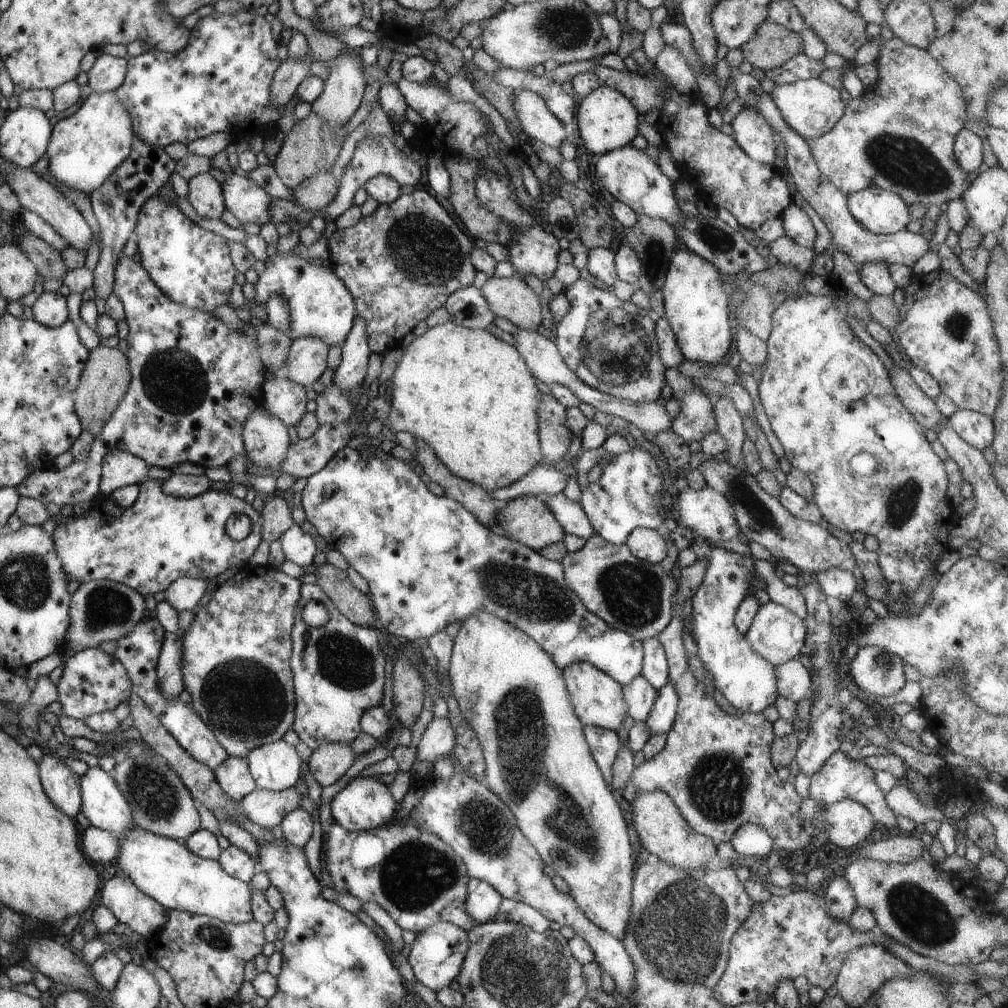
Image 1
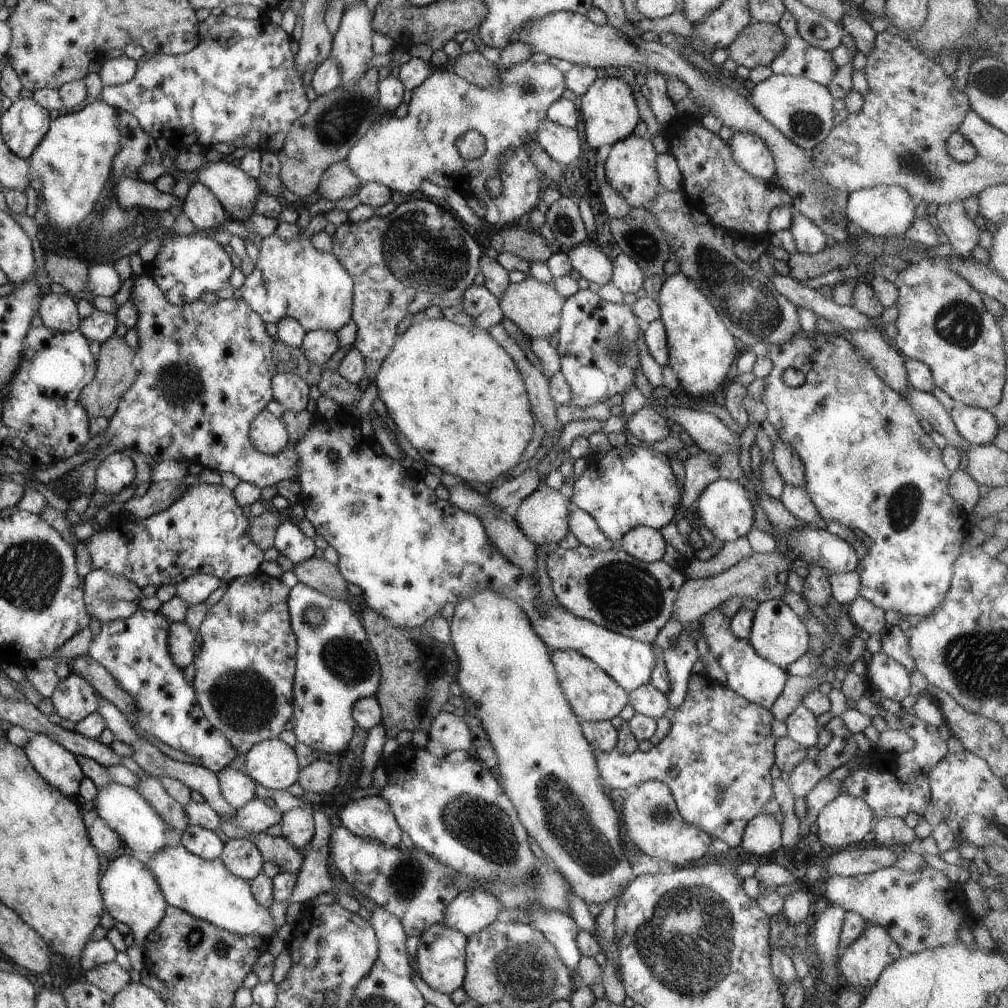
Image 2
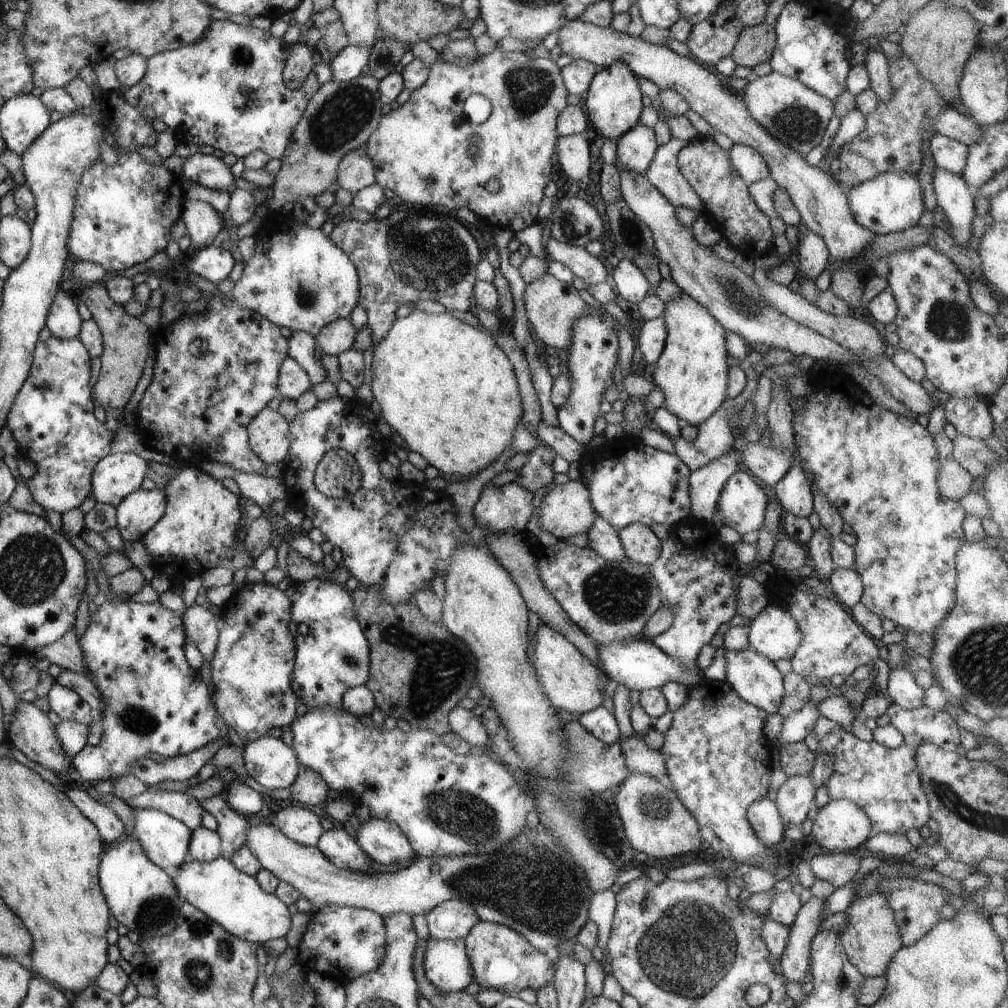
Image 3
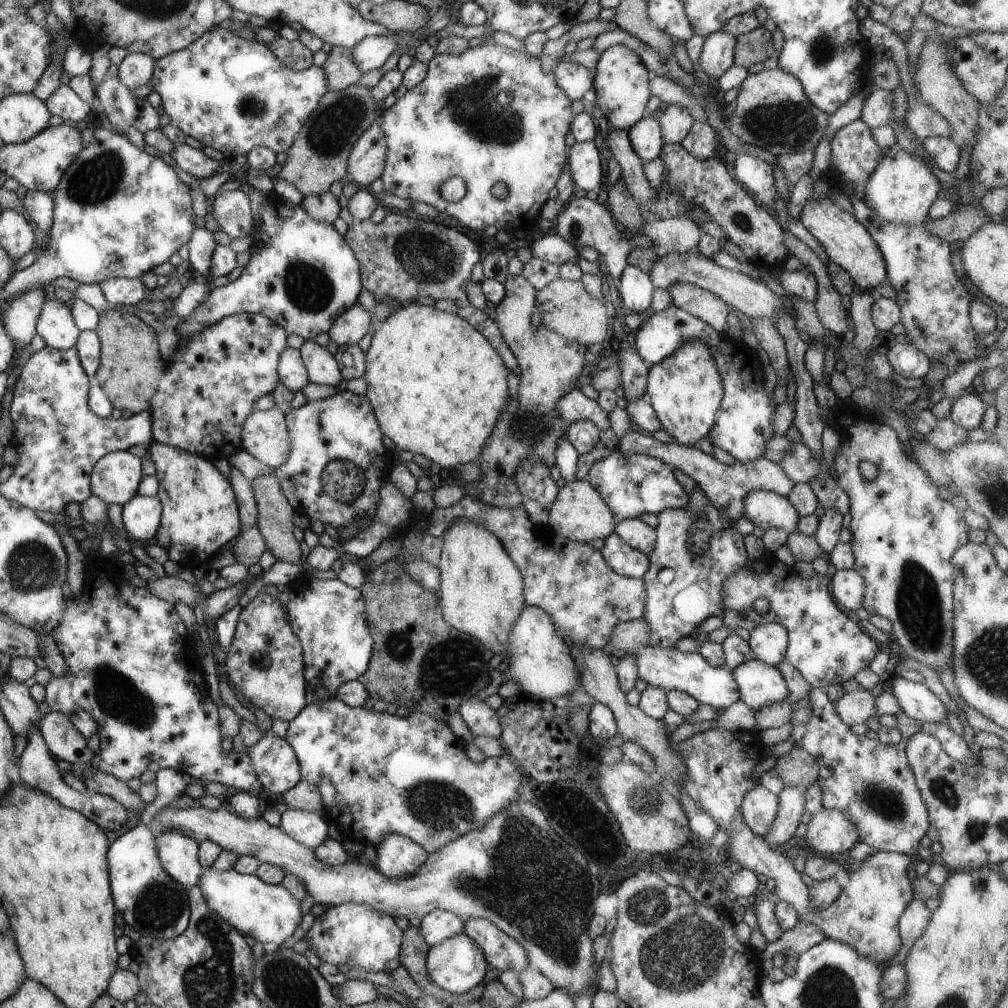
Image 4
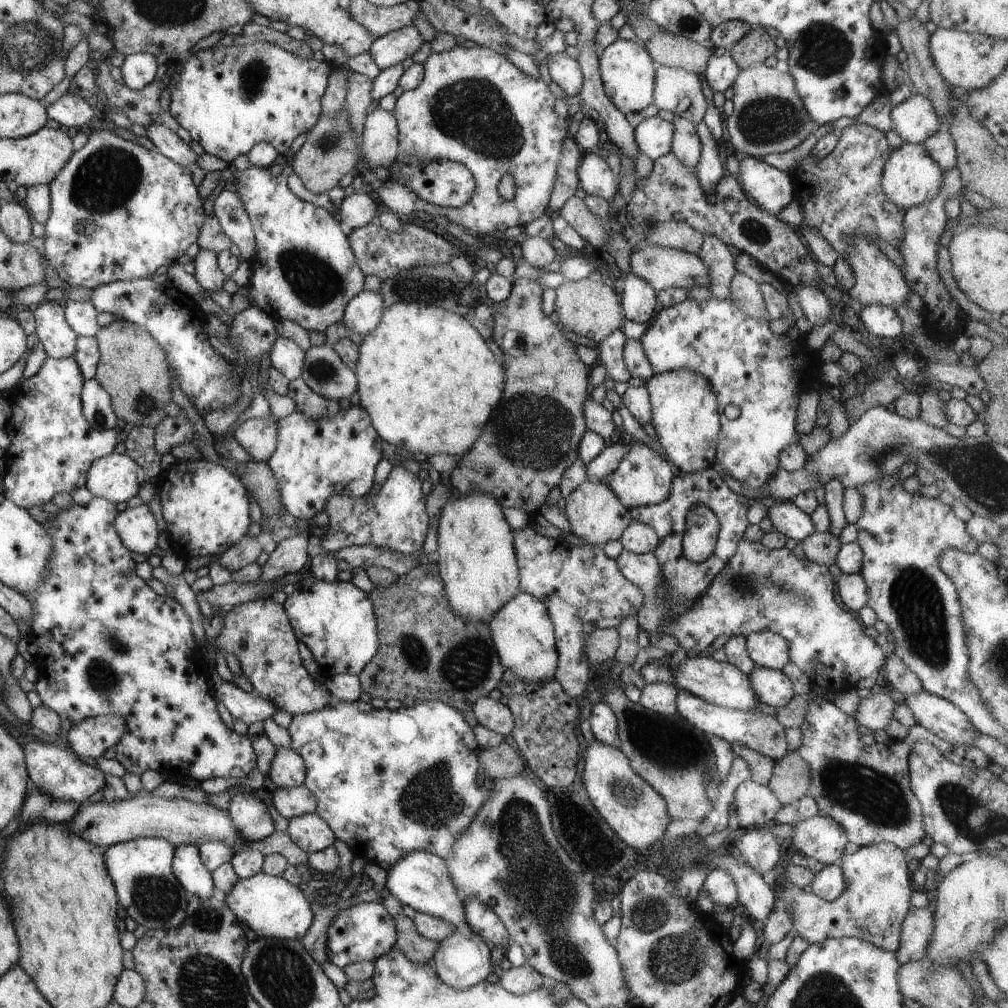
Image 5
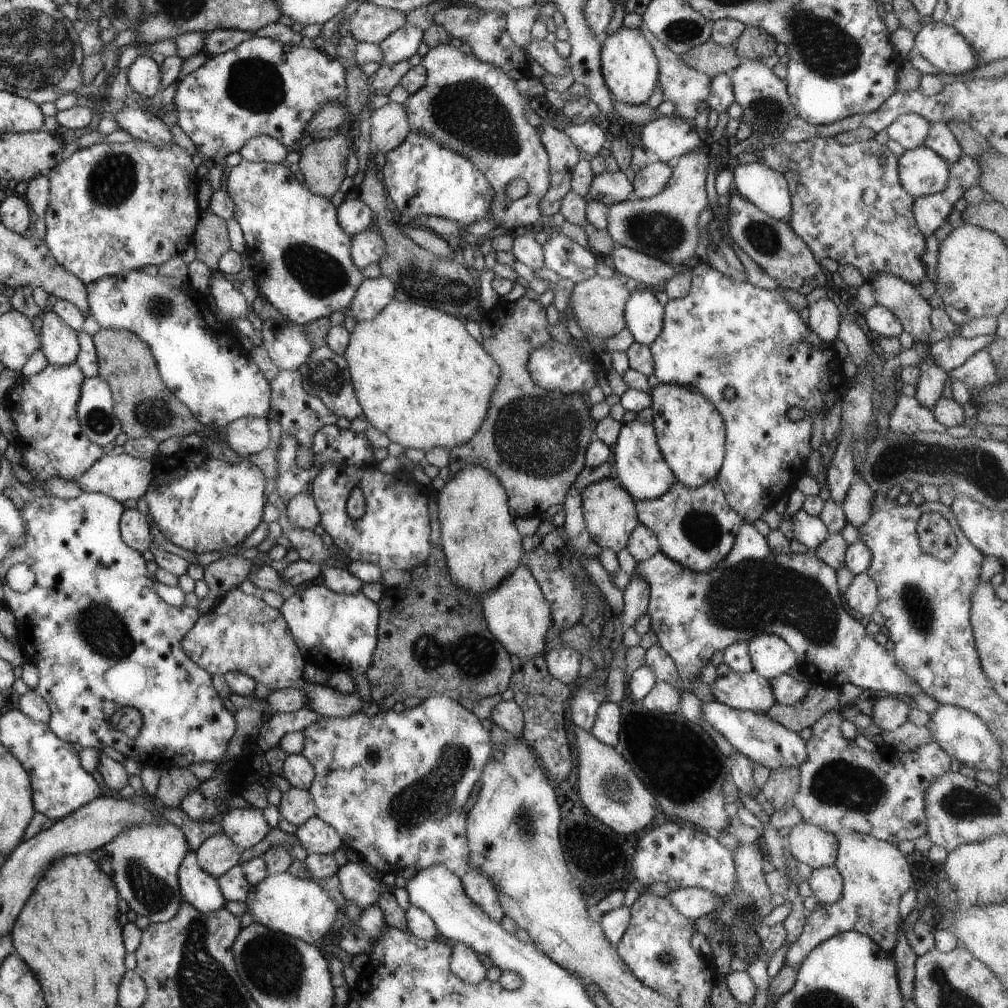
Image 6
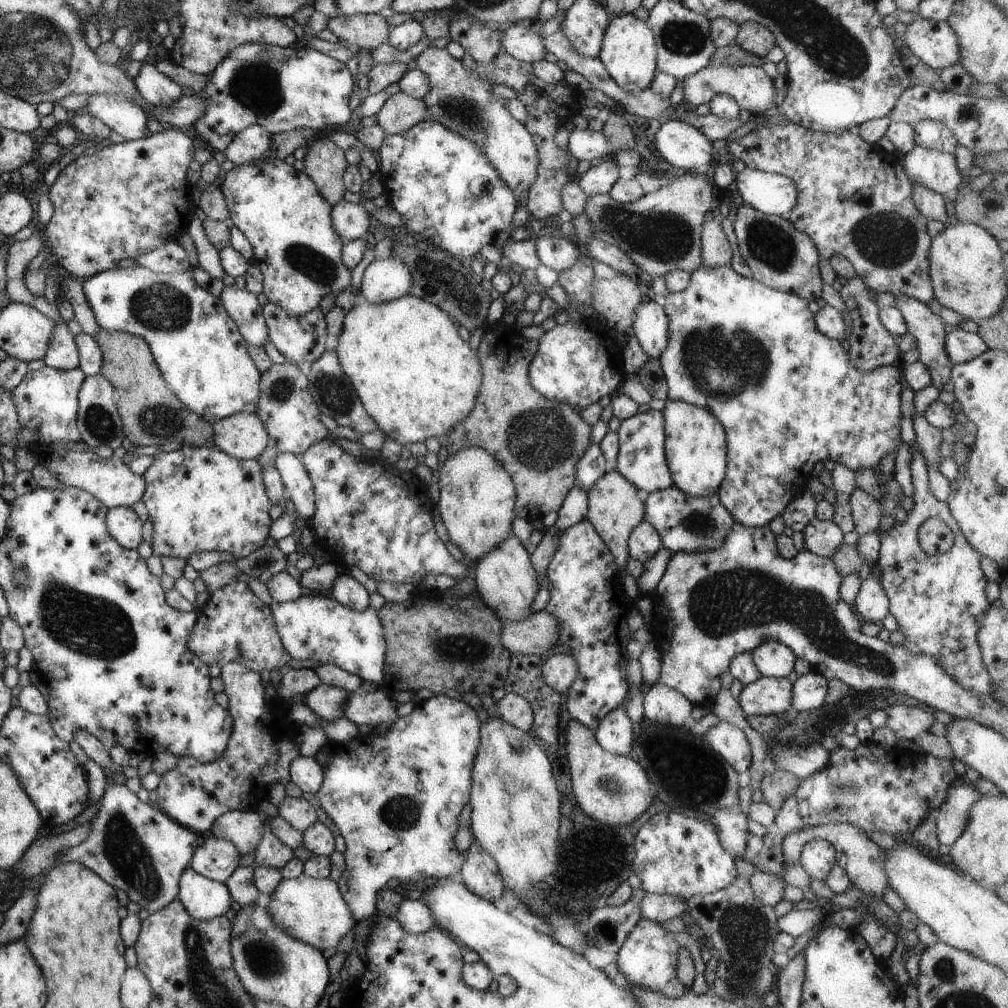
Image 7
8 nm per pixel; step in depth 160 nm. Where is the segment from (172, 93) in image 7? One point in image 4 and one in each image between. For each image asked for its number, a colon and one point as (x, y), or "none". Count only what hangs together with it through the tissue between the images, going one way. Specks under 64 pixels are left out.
4: (136, 69)
5: (138, 70)
6: (144, 75)

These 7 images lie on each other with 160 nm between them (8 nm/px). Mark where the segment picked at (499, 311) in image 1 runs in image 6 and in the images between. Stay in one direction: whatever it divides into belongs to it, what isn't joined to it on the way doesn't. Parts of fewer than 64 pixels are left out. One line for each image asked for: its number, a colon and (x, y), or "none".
2: (535, 307)
3: (551, 307)
4: (565, 307)
5: (593, 309)
6: (597, 304)

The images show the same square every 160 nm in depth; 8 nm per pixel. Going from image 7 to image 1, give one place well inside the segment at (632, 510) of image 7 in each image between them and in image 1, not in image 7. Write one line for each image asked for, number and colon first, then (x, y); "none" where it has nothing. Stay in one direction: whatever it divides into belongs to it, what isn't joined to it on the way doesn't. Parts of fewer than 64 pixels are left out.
1: (527, 520)
2: (543, 517)
3: (566, 510)
4: (578, 514)
5: (595, 513)
6: (609, 512)

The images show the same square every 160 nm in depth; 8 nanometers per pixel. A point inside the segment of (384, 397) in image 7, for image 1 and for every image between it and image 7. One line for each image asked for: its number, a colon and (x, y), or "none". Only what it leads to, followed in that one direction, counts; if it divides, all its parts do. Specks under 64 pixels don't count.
1: (468, 394)
2: (452, 390)
3: (444, 386)
4: (437, 386)
5: (427, 379)
6: (421, 379)

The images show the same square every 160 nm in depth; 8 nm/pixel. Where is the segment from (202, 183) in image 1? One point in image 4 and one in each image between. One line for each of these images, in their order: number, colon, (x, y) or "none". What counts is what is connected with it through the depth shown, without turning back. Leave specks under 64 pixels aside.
2: (205, 211)
3: (203, 222)
4: (202, 243)

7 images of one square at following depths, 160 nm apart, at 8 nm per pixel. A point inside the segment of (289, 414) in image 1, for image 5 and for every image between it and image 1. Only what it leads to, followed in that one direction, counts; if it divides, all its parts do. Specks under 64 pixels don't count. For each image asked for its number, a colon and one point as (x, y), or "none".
2: (291, 391)
3: (294, 380)
4: (293, 374)
5: (287, 357)

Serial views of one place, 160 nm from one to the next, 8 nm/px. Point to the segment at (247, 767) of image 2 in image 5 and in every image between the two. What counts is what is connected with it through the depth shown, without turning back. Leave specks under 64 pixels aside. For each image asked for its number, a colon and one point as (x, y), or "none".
3: (270, 762)
4: (274, 760)
5: (287, 770)

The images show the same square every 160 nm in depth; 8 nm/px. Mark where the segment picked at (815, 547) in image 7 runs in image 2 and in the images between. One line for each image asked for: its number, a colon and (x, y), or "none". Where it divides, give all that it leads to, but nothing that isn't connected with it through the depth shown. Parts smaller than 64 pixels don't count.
2: (724, 507)
3: (741, 505)
4: (766, 509)
5: (787, 518)
6: (811, 531)

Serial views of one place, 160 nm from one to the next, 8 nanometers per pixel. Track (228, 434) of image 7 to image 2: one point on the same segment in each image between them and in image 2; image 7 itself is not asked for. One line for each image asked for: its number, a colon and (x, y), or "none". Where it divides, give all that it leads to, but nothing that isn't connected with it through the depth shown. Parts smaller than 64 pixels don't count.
2: (269, 434)
3: (269, 432)
4: (265, 435)
5: (258, 436)
6: (249, 435)

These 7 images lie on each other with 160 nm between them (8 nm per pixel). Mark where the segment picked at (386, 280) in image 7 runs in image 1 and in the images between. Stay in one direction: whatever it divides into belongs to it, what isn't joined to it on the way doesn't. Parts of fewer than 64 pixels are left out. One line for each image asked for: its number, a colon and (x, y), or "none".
1: (306, 360)
2: (319, 346)
3: (338, 336)
4: (350, 327)
5: (362, 314)
6: (373, 295)

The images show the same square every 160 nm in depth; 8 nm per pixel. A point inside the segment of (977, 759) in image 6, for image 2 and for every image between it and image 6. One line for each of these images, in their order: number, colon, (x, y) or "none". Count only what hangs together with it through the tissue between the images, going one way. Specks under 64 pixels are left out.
2: (892, 679)
3: (902, 688)
4: (916, 699)
5: (939, 715)

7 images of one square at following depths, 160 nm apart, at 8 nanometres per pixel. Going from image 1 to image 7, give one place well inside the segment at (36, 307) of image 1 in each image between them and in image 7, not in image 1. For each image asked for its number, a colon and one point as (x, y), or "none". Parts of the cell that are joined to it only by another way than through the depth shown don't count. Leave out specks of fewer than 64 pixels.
2: (59, 312)
3: (64, 321)
4: (56, 325)
5: (59, 340)
6: (60, 344)
7: (64, 353)

